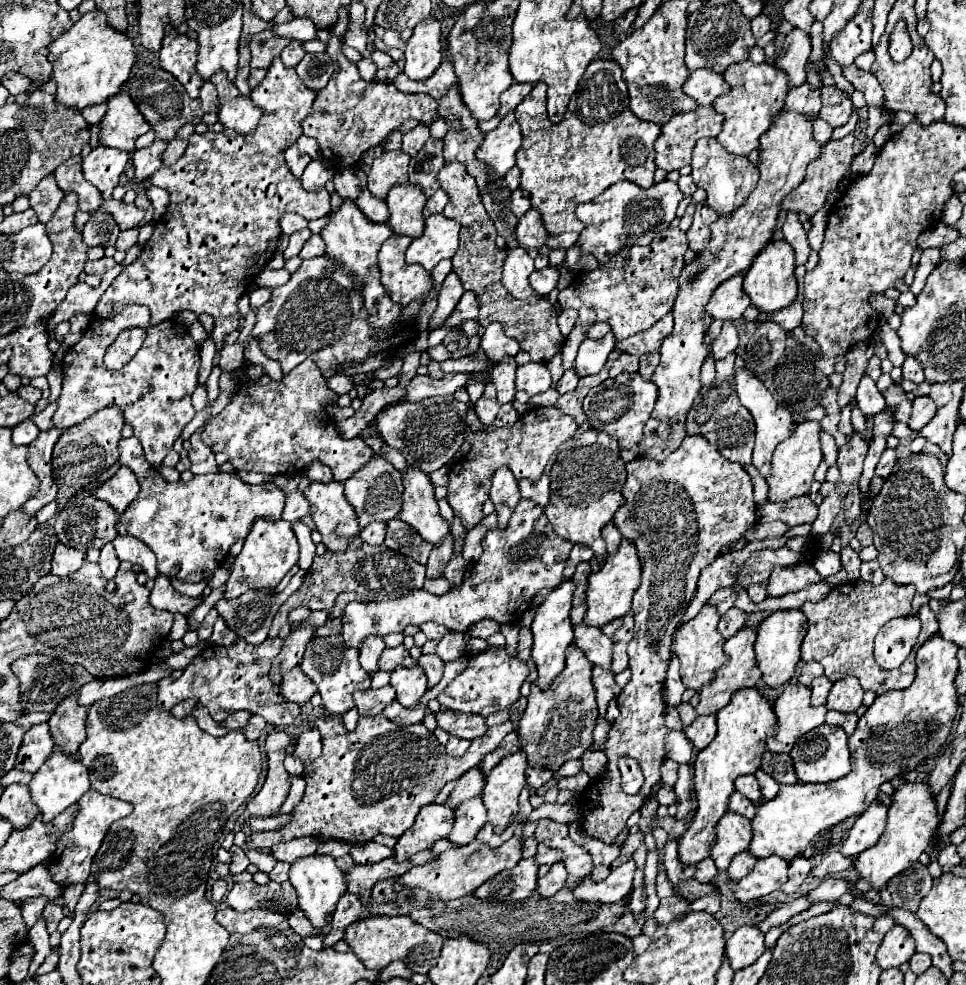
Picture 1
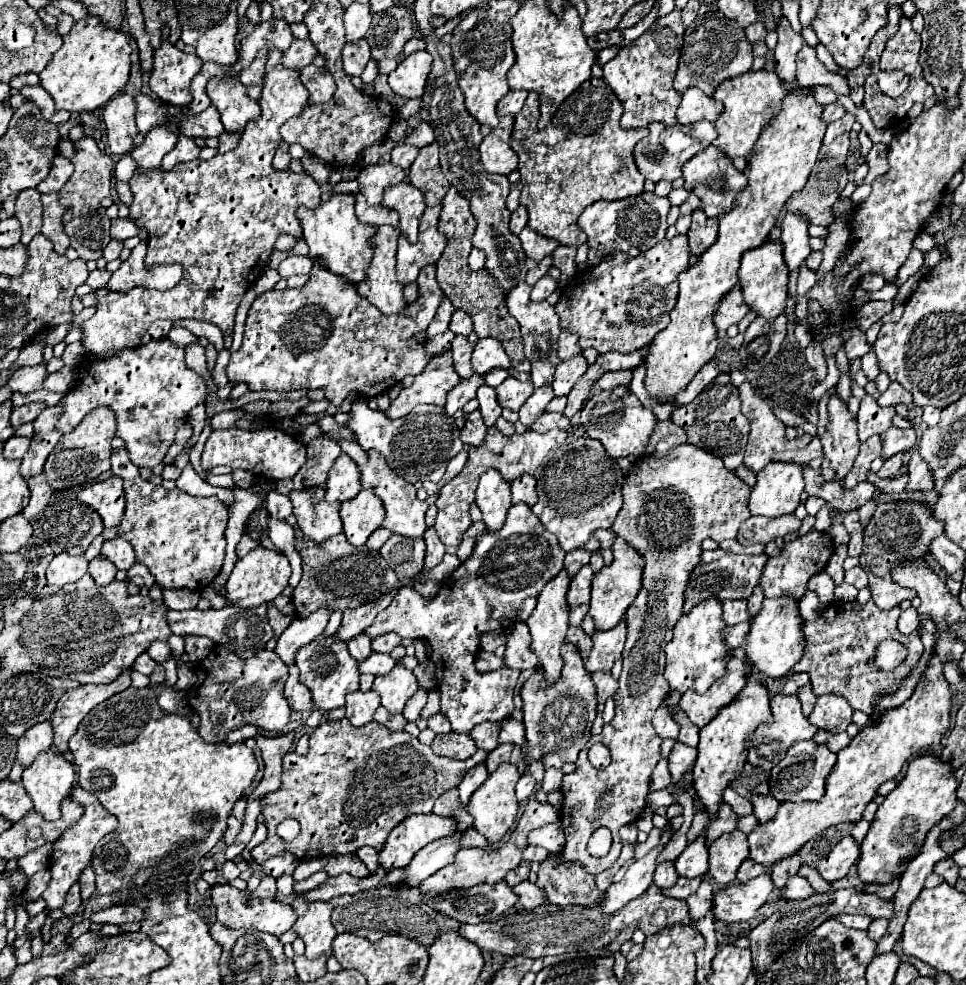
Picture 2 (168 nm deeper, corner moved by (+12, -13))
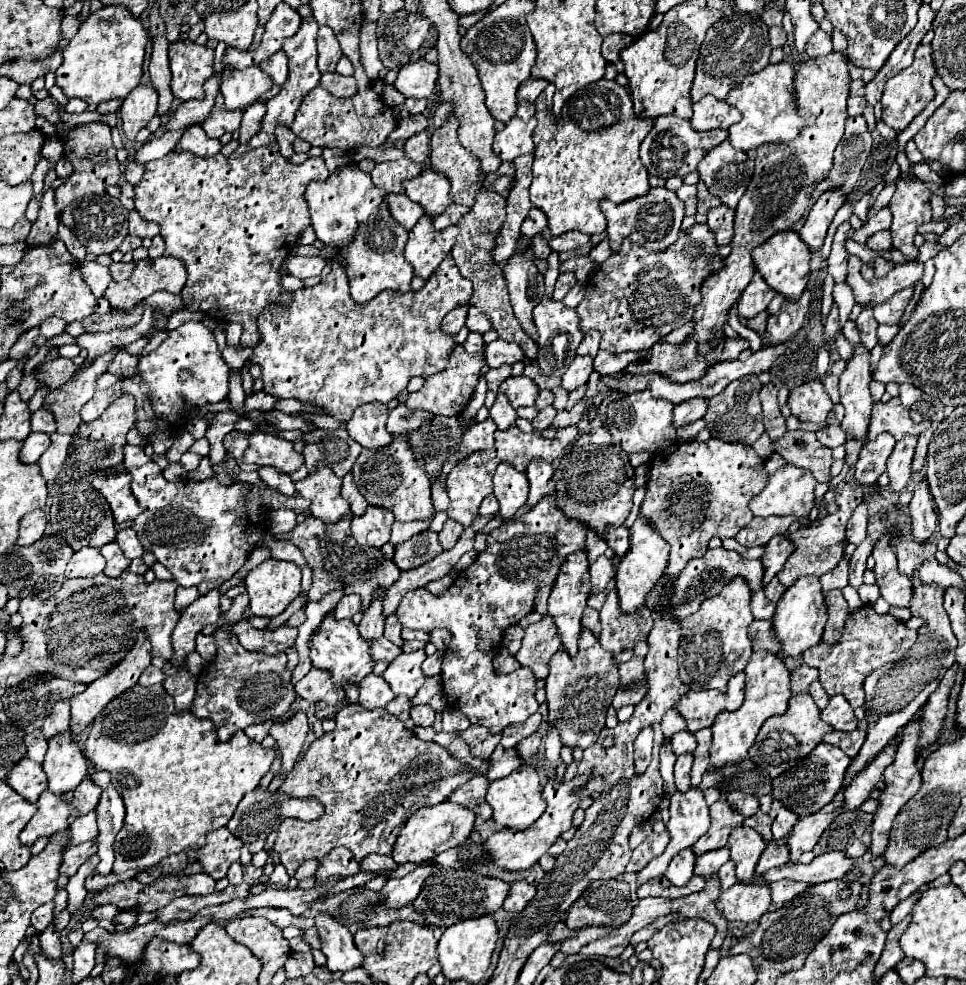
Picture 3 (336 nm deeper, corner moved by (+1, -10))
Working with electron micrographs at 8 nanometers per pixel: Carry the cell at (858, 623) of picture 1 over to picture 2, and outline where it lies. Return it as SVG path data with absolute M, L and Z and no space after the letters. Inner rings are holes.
M872 600L866 604L834 602L820 618L804 624L802 630L806 636L806 648L800 662L794 664L792 670L810 674L810 684L816 696L840 694L848 700L852 710L872 714L874 698L878 698L882 690L896 690L896 682L902 682L904 676L908 676L912 662L916 662L916 658L920 658L924 652L918 632L912 632L910 636L902 636L898 632L898 616L900 608L882 610ZM882 640L896 640L904 644L910 654L910 662L902 662L898 666L898 674L880 674L880 670L874 666L874 650Z

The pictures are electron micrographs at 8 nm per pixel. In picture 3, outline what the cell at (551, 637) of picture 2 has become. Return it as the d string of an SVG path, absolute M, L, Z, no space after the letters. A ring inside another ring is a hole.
M575 551L571 555L567 555L557 581L553 585L553 591L549 595L549 615L553 617L553 623L559 631L559 639L561 645L567 653L571 653L571 657L577 655L577 639L581 633L581 615L583 609L587 607L587 597L589 597L589 563L587 563L587 555L585 551Z

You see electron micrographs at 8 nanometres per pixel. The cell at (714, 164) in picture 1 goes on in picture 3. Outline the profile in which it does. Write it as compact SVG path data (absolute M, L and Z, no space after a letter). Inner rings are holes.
M725 139L721 145L717 145L715 149L709 151L707 157L701 159L699 163L699 175L701 175L701 181L707 185L707 189L719 197L727 207L735 209L741 195L745 193L751 177L753 177L753 161L747 157L747 153L743 151L737 151L731 147L731 143Z

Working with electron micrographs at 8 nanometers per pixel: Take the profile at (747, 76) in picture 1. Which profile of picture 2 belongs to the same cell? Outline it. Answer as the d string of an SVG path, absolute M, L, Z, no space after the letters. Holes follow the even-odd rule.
M758 70L758 72L746 72L738 78L732 78L728 82L722 82L716 92L714 98L720 100L724 104L724 114L714 122L718 138L714 140L714 146L720 148L724 154L728 154L728 158L738 158L738 156L746 156L752 146L756 144L760 132L764 126L770 124L772 116L776 116L780 112L782 100L784 100L784 82L772 72L772 70Z

